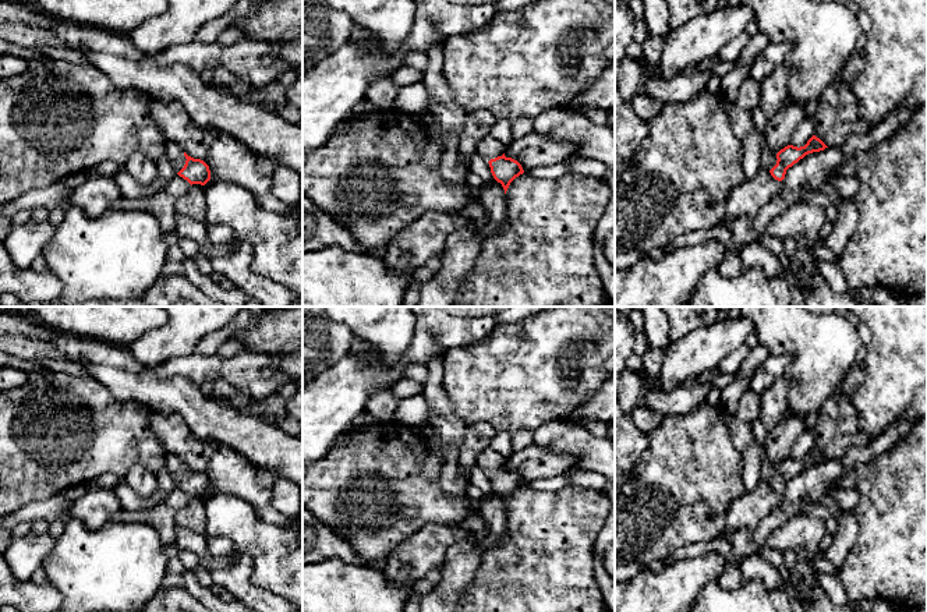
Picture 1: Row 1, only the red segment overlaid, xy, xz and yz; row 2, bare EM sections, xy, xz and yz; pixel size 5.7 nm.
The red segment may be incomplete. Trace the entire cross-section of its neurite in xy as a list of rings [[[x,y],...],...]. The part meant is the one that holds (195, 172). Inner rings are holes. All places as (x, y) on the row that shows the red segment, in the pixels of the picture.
[[[166,141],[164,153],[171,162],[174,173],[187,180],[191,185],[205,185],[210,180],[209,166],[201,159],[188,156],[178,144]]]

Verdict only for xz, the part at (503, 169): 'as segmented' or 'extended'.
extended

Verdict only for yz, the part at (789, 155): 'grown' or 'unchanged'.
grown

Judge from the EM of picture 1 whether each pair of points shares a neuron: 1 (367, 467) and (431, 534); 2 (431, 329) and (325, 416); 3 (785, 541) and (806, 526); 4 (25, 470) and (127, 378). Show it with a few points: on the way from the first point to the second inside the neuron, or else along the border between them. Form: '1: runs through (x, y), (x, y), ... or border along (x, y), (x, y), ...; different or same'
1: border along (455, 524), (427, 523), (397, 545); different
2: runs through (409, 357), (392, 374), (372, 375), (353, 388); same
3: runs through (791, 536), (800, 531); same
4: border along (89, 377), (115, 396), (138, 400), (142, 404); different

